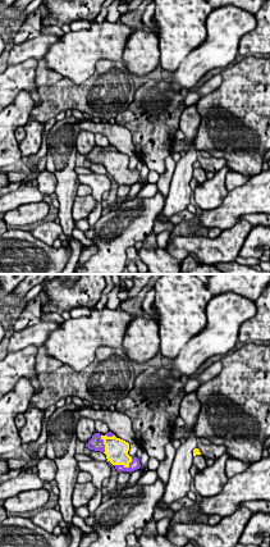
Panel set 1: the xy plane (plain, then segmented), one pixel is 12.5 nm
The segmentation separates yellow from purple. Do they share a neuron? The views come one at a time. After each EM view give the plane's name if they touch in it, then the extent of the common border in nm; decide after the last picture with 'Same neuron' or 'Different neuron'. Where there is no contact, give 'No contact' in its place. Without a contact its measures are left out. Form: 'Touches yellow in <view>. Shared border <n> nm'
Touches yellow in xy. Shared border 260 nm

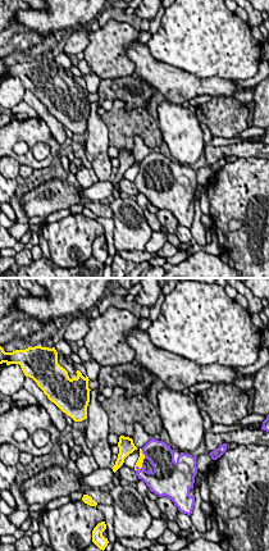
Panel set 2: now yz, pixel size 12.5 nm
Touches yellow in yz. Shared border 150 nm

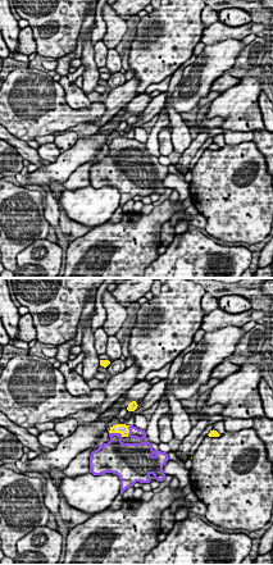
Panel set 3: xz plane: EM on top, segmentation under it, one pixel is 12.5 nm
Touches yellow in xz. Shared border 190 nm

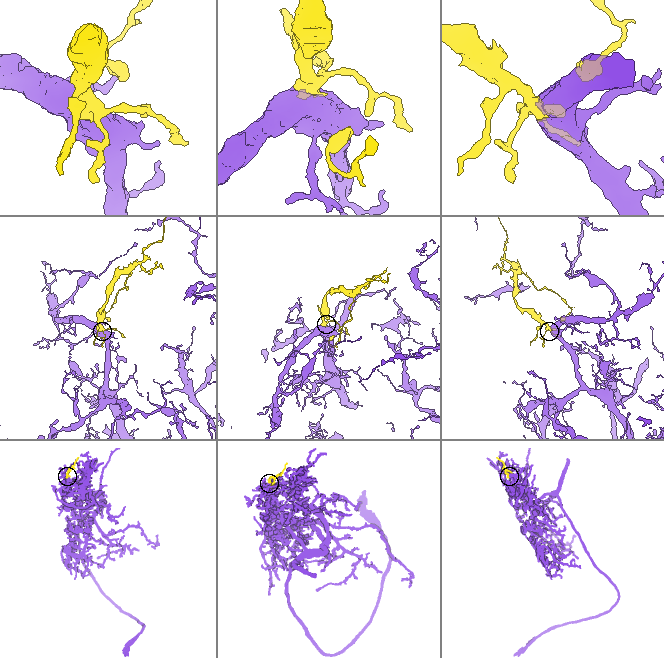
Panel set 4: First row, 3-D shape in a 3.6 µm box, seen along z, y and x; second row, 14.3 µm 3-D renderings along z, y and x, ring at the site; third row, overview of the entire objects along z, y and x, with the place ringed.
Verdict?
Same neuron

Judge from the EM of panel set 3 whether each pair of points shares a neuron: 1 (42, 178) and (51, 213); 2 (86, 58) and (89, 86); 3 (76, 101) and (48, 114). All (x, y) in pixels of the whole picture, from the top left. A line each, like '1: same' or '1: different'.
1: different
2: same
3: different

